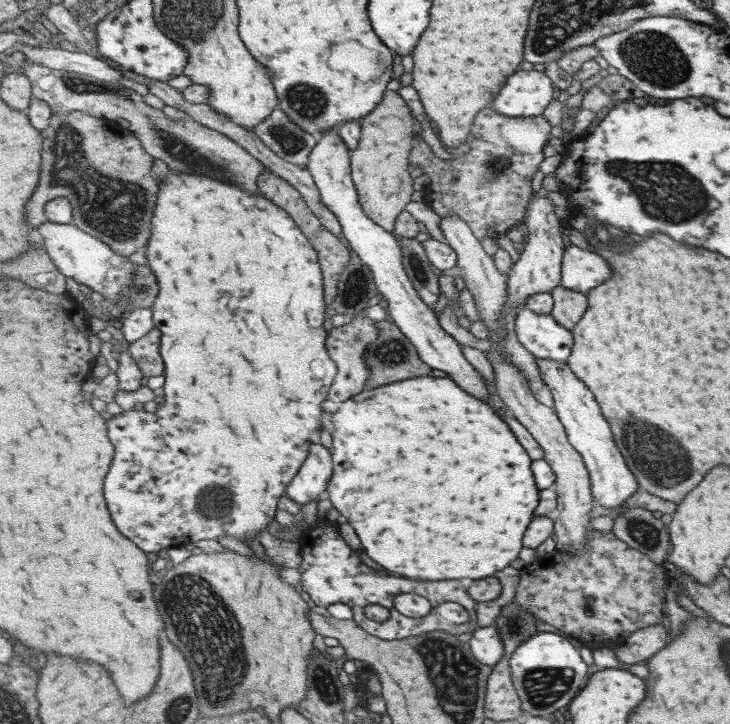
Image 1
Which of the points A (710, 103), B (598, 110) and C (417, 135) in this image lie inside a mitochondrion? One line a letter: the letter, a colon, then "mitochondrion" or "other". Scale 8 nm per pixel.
A: other
B: other
C: other

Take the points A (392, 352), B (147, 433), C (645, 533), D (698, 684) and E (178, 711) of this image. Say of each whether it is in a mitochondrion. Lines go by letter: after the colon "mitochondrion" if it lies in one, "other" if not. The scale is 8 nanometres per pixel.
A: mitochondrion
B: other
C: mitochondrion
D: other
E: mitochondrion

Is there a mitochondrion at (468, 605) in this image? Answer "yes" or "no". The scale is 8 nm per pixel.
no

